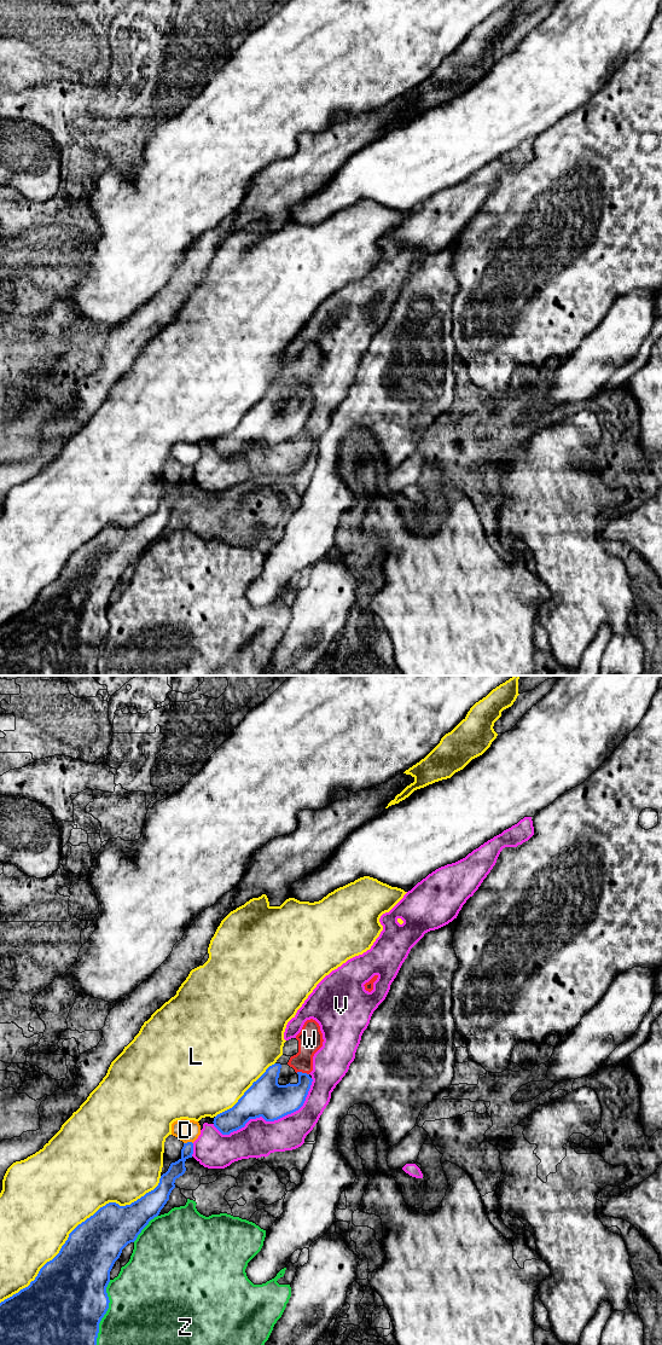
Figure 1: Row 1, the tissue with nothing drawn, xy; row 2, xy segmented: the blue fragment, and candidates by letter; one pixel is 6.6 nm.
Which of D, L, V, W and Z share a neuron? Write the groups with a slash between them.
D / L / V / W / Z

